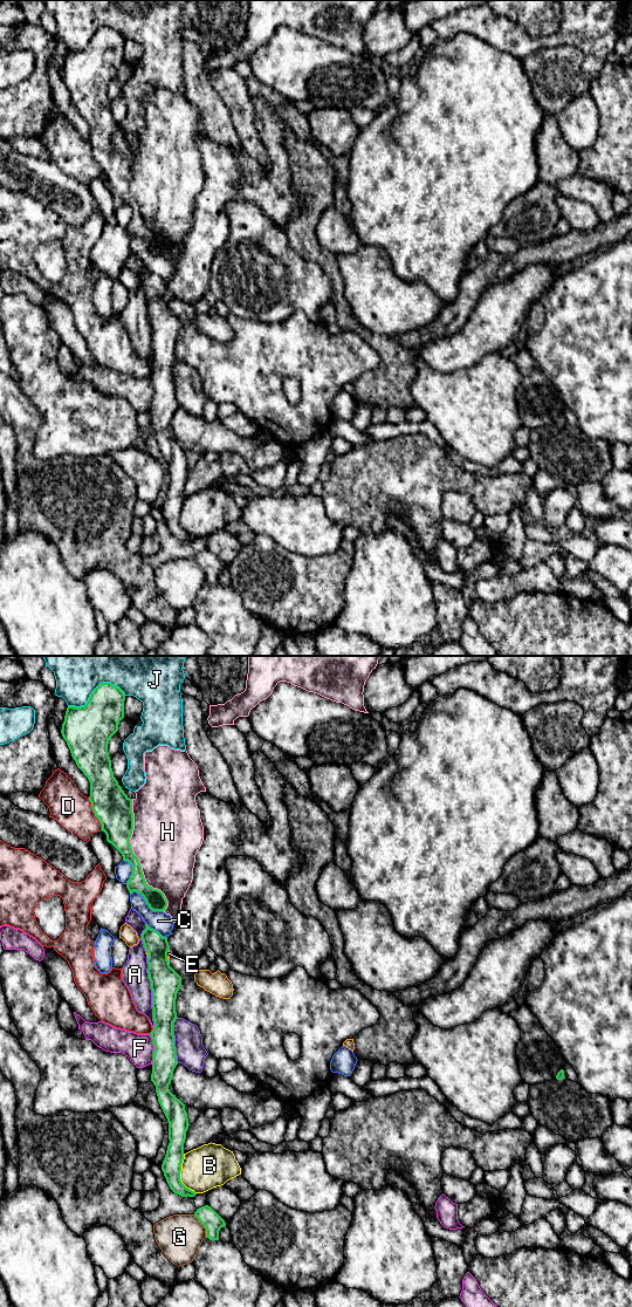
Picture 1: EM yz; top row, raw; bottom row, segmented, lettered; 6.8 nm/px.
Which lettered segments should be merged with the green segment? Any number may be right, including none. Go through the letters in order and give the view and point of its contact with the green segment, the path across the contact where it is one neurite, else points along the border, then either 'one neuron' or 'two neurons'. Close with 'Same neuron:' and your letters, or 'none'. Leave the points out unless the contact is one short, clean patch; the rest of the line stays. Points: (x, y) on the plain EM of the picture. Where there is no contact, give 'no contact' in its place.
A: contact yz (152, 337); two neurons
B: contact yz (179, 519); two neurons
C: contact yz (146, 247); two neurons
D: contact yz (95, 158); two neurons
E: contact yz (166, 301); two neurons
F: contact yz (155, 394); border yz (149, 378), (153, 390), (152, 408); two neurons
G: contact yz (204, 570); two neurons
H: contact yz (137, 202); two neurons
J: contact yz (94, 34); two neurons
Same neuron: none

